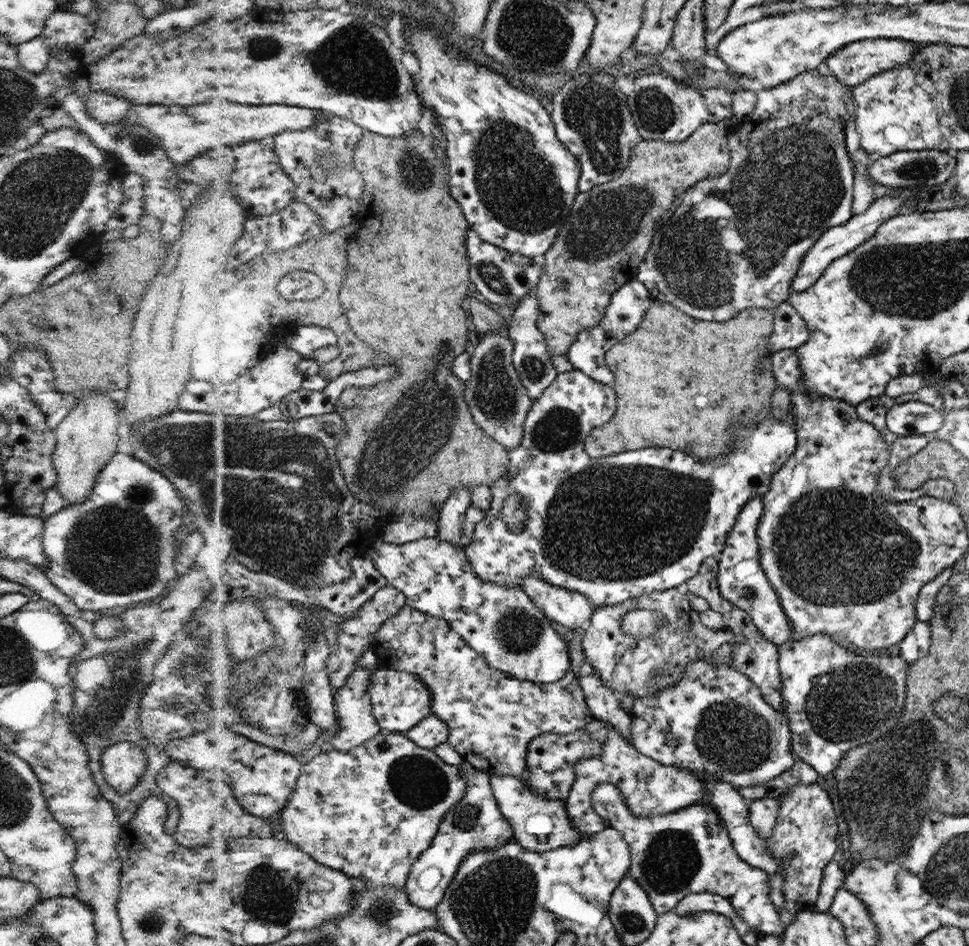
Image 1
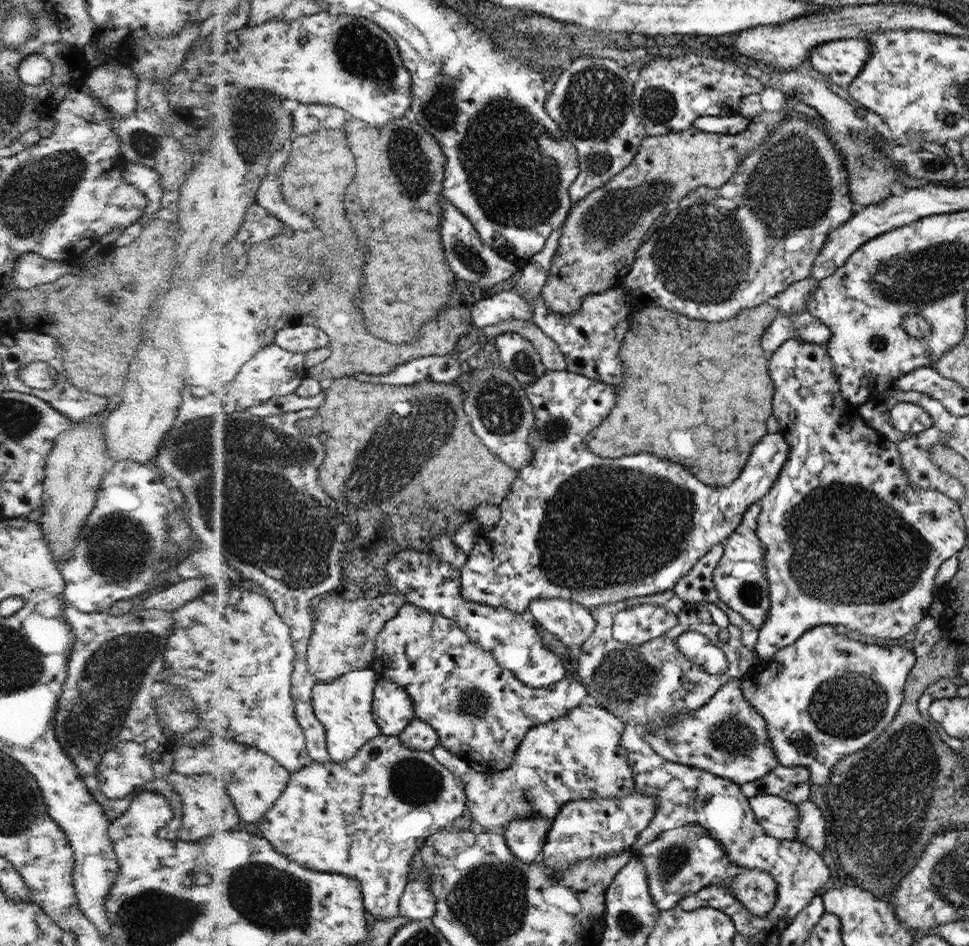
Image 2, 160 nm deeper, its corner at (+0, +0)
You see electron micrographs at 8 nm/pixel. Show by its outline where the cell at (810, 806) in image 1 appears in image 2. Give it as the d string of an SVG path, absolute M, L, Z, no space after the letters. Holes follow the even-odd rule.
M808 800L795 804L798 810L797 830L793 840L809 845L813 850L821 852L823 848L823 816L815 804Z

